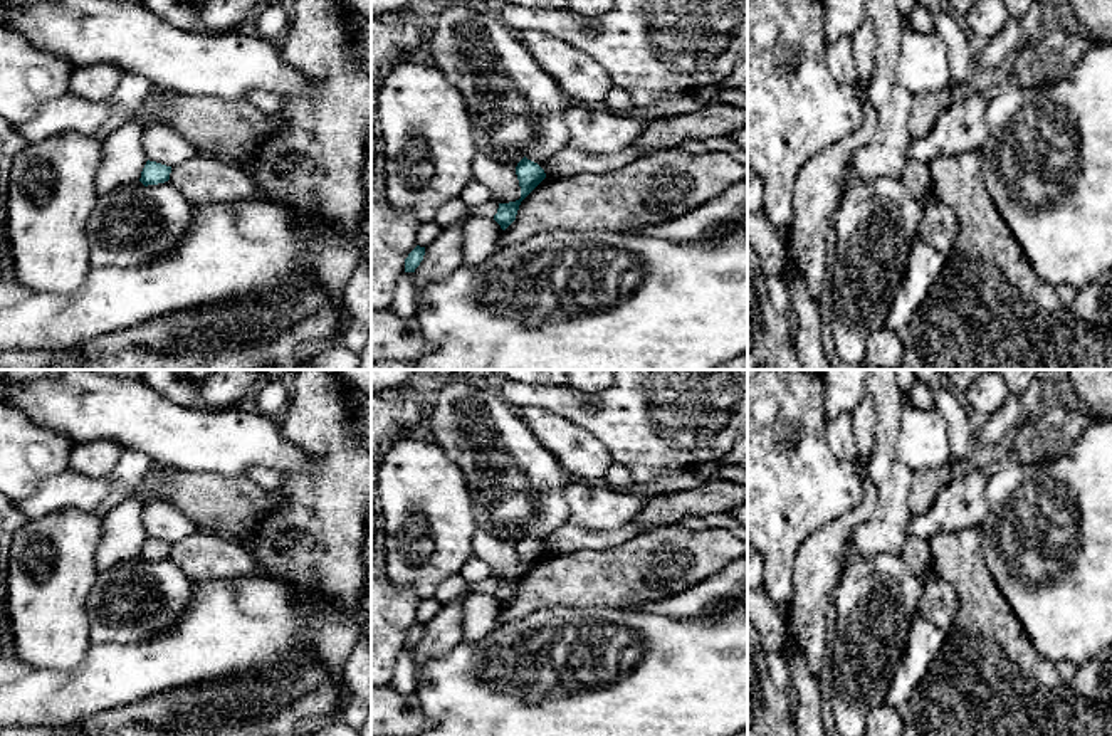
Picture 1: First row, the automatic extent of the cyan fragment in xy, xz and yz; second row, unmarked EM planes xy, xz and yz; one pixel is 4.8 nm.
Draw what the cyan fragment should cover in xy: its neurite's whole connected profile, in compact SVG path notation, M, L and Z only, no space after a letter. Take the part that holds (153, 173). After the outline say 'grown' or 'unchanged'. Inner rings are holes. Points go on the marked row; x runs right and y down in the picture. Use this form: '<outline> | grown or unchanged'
M146 161L139 181L148 187L148 185L158 185L165 183L170 180L171 166L156 163L156 161Z | unchanged

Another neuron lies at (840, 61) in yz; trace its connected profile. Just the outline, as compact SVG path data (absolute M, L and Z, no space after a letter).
M852 37L838 39L826 49L830 74L842 84L858 84L857 60L853 57Z

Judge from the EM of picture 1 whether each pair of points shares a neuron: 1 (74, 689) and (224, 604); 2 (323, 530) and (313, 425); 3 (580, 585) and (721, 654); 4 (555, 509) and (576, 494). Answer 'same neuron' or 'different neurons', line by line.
1: same neuron
2: same neuron
3: different neurons
4: different neurons

